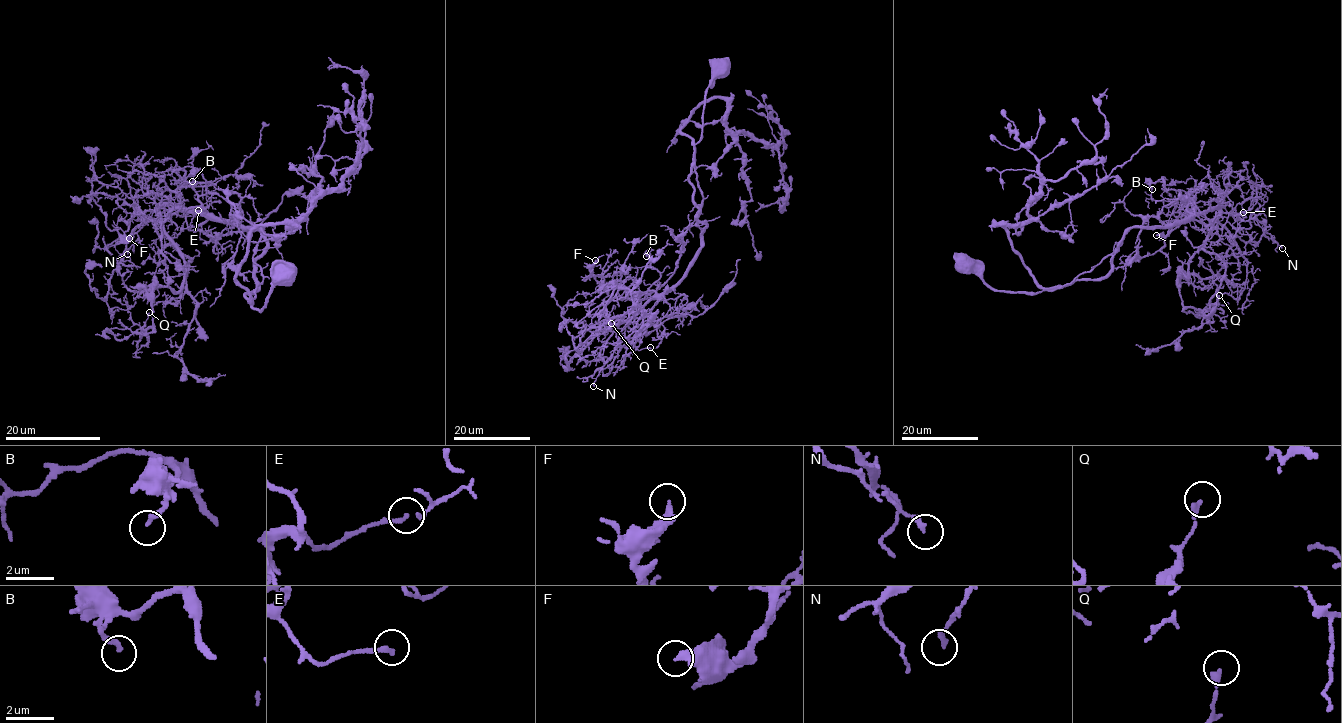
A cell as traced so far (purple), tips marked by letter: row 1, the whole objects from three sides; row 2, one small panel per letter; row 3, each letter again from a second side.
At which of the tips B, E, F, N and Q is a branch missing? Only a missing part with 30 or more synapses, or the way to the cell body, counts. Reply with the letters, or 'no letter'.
no letter

